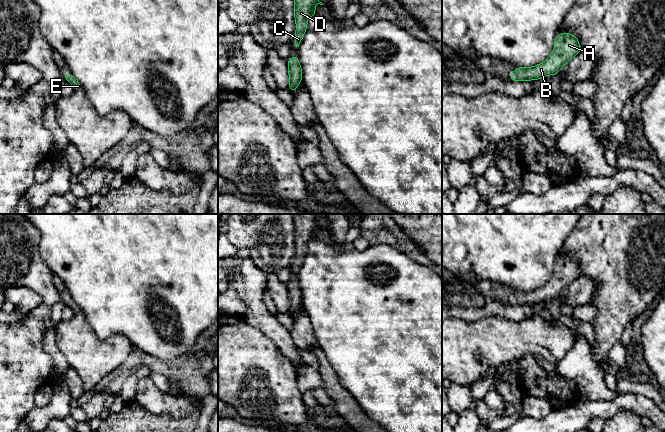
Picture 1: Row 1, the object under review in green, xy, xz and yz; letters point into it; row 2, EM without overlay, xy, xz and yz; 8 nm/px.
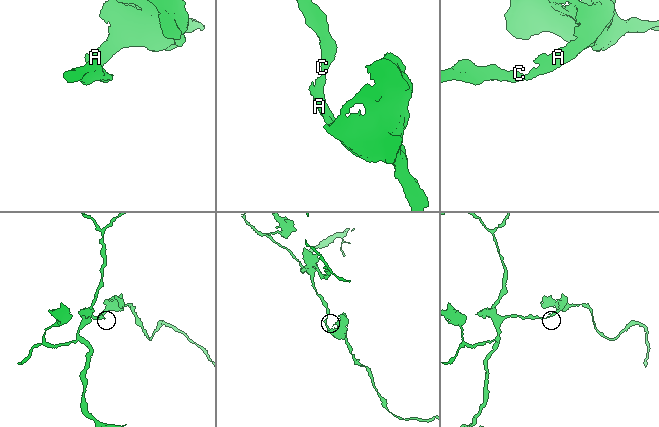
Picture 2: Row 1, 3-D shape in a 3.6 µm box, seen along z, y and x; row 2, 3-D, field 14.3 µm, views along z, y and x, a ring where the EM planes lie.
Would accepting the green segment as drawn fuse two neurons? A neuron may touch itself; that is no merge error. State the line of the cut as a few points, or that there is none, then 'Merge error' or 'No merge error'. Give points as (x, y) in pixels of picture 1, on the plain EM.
No split. No merge error

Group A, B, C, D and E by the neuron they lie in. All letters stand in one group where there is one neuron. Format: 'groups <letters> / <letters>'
groups A B C D E

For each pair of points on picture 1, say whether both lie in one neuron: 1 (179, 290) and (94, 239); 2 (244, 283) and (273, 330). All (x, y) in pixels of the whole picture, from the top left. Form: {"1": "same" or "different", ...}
{"1": "same", "2": "same"}

